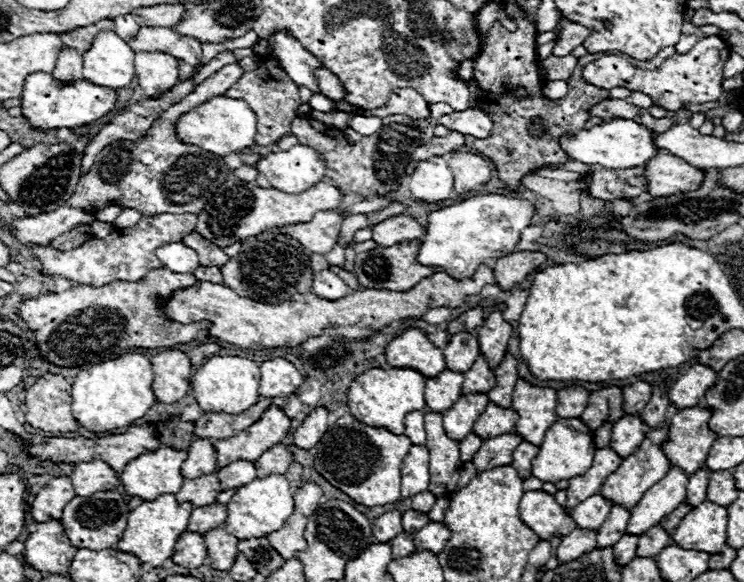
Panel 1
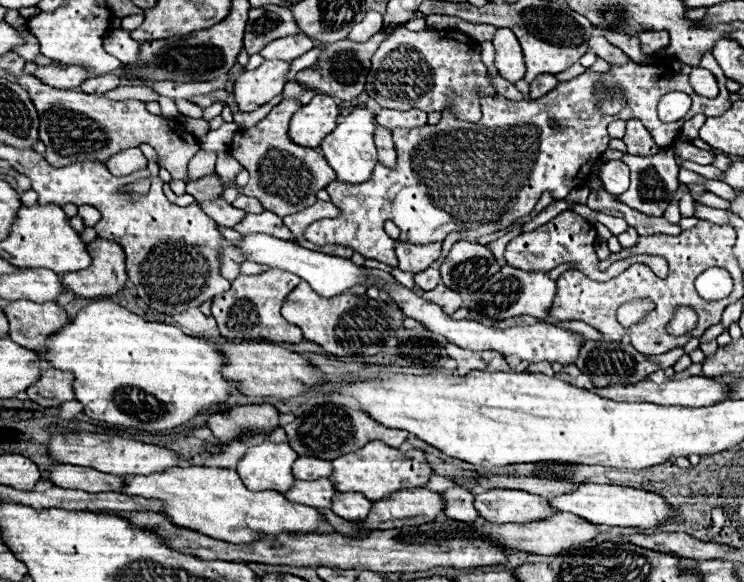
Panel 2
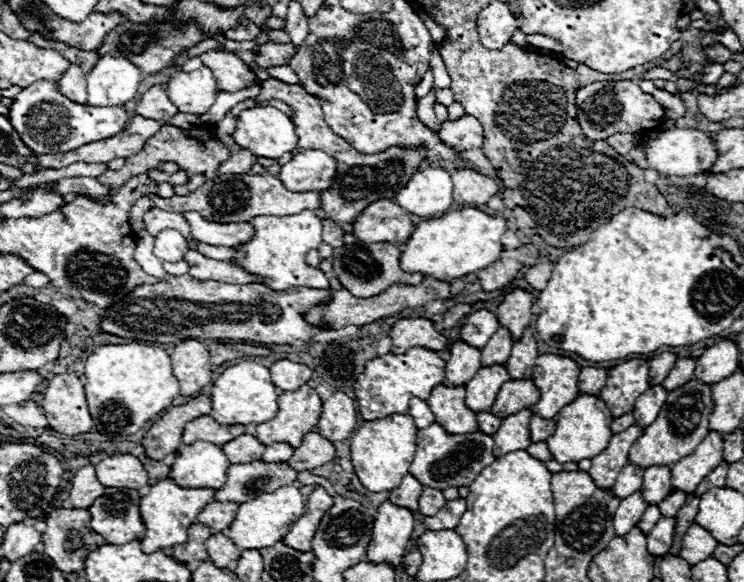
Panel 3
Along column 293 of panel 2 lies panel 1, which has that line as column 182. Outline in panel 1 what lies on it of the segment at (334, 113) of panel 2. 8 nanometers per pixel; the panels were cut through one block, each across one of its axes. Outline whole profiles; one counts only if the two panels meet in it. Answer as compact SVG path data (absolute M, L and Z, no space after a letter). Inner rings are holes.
M216 96L196 110L190 110L184 114L176 124L176 134L182 142L200 146L202 150L208 150L218 156L228 156L234 152L242 152L246 148L252 148L254 136L256 136L256 114L244 100L234 100L228 96Z

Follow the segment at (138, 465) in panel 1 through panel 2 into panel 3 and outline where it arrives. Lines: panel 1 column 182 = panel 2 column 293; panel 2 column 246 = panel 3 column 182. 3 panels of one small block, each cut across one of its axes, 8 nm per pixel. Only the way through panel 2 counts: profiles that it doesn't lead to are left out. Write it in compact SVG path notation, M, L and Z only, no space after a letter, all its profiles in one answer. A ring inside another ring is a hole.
M198 440L178 452L168 478L172 478L178 486L220 488L226 482L228 466L230 462L220 446Z

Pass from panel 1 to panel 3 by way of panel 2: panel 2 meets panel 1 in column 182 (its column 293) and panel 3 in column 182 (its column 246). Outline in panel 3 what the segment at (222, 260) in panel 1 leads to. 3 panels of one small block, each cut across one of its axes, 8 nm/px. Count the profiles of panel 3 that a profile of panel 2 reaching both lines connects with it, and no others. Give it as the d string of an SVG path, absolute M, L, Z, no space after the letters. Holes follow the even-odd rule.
M152 208L150 212L144 214L144 224L146 224L148 234L152 234L152 236L160 234L160 230L174 228L174 230L180 230L180 234L184 234L190 242L198 242L198 240L192 238L190 224L184 218L184 214L176 214L176 212L166 212L166 210L160 210L160 208Z

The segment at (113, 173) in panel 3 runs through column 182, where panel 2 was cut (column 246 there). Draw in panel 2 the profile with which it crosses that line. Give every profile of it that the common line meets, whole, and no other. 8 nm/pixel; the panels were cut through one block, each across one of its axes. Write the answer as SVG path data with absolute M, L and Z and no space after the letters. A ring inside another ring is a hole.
M294 98L282 100L262 122L252 128L240 128L230 144L232 158L236 158L250 174L244 194L258 198L264 210L272 210L280 218L312 206L318 190L326 188L328 182L336 178L322 154L318 154L314 148L302 148L288 138L288 124L298 108L300 102Z

